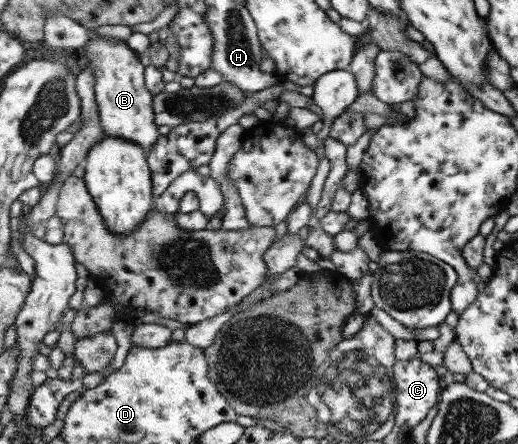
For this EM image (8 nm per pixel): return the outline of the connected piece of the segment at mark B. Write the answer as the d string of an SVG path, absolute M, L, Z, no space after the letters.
M94 38L85 47L88 66L96 79L96 100L106 135L122 137L140 143L149 154L158 140L158 125L153 107L155 94L150 92L145 79L145 67L140 56L126 42L116 38Z

